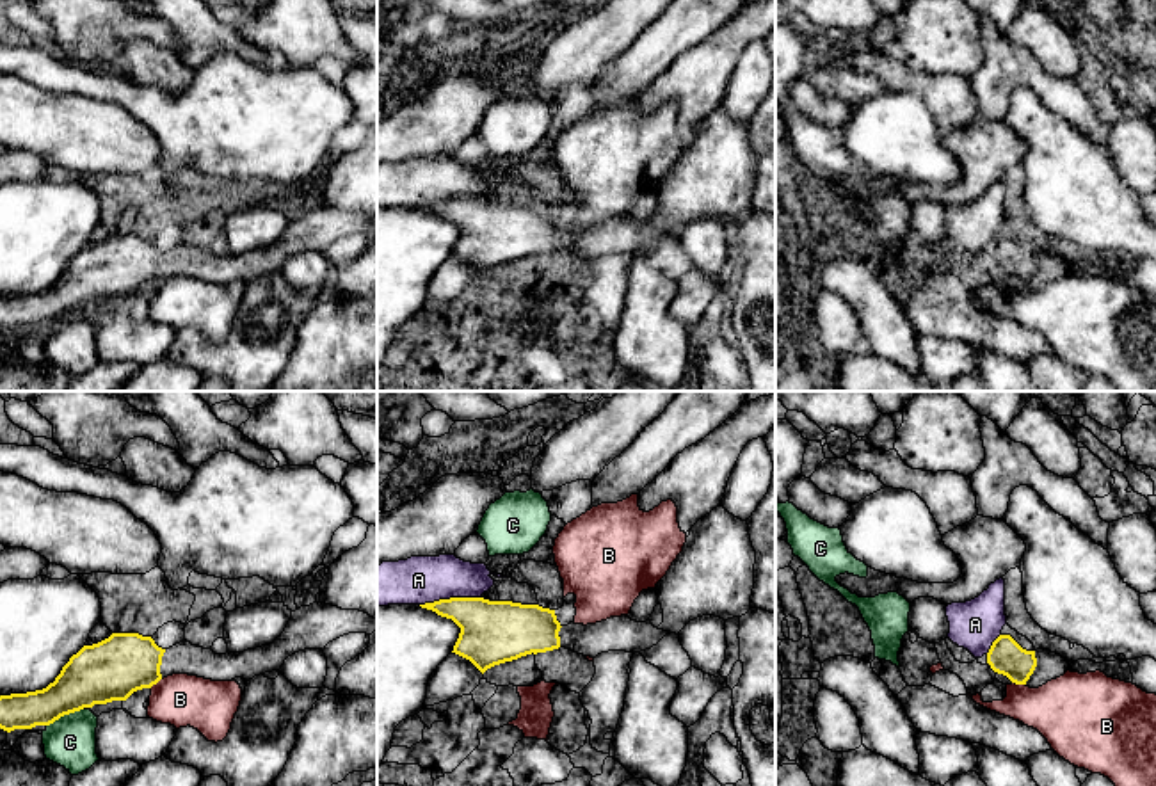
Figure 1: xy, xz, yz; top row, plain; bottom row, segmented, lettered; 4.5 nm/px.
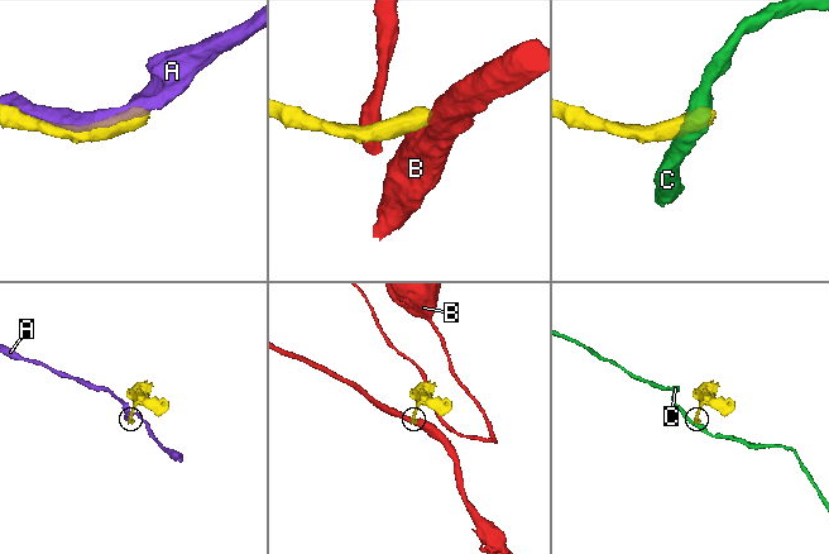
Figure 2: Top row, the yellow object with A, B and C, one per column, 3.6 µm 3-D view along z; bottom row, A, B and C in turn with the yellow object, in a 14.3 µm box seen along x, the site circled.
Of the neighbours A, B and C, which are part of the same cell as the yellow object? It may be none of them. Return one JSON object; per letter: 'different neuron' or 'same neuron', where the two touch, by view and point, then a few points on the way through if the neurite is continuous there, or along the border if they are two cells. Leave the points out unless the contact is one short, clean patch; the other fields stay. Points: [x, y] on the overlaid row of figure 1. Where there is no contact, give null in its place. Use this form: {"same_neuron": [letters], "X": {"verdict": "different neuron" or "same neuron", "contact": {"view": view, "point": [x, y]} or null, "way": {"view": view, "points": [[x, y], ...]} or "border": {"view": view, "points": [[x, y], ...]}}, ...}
{"same_neuron": [], "A": {"verdict": "different neuron", "contact": {"view": "xz", "point": [450, 598]}}, "B": {"verdict": "different neuron", "contact": {"view": "yz", "point": [1019, 683]}, "border": {"view": "yz", "points": [[1012, 681], [1025, 685]]}}, "C": {"verdict": "different neuron", "contact": {"view": "xy", "point": [64, 713]}, "border": {"view": "xy", "points": [[82, 708], [64, 713], [47, 726]]}}}

